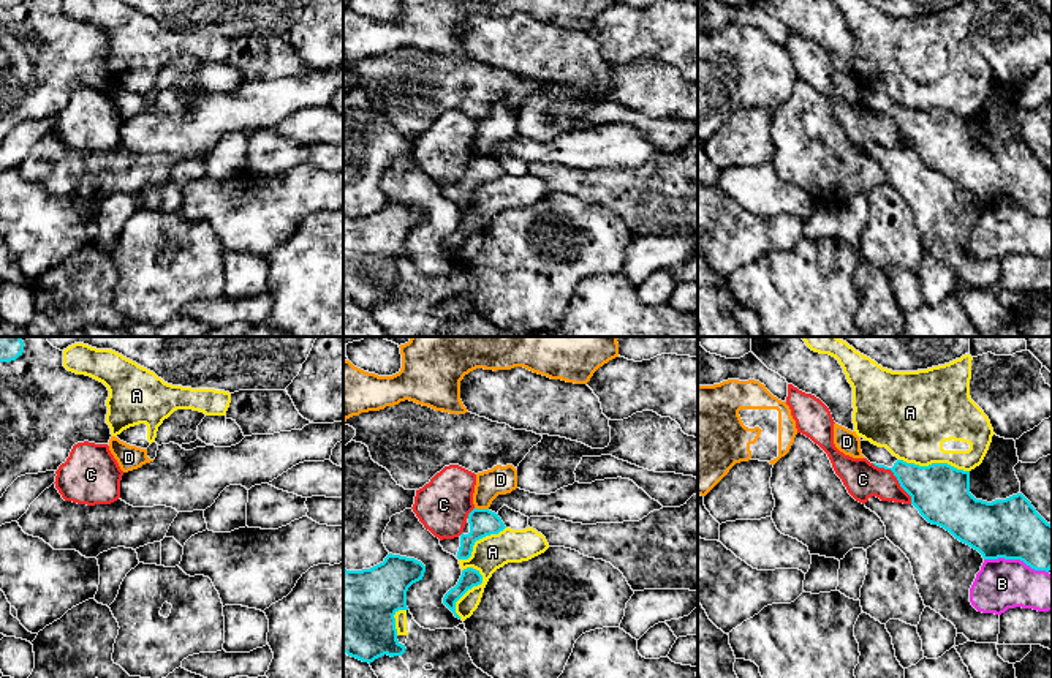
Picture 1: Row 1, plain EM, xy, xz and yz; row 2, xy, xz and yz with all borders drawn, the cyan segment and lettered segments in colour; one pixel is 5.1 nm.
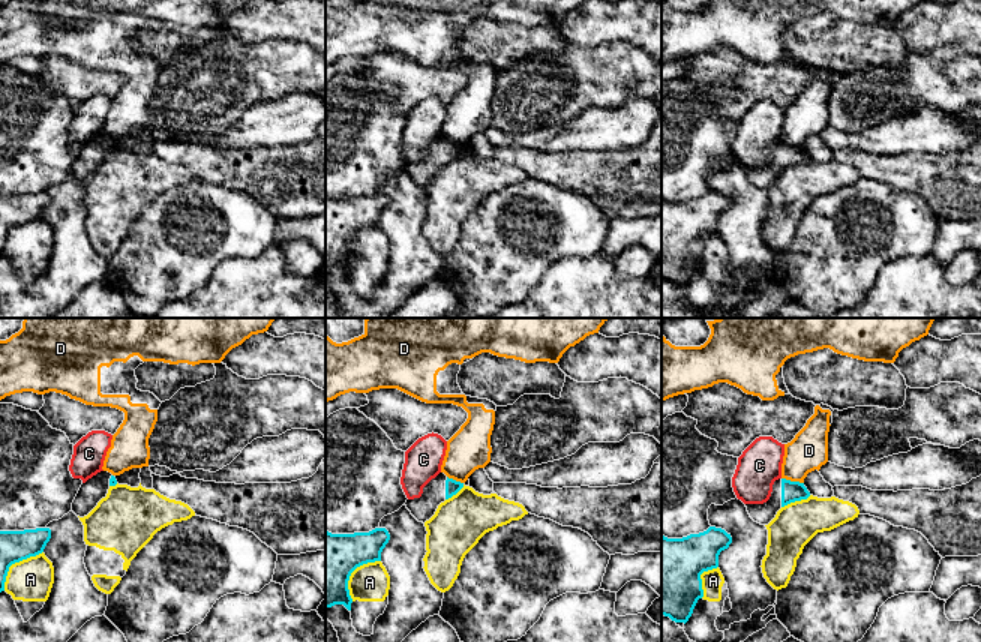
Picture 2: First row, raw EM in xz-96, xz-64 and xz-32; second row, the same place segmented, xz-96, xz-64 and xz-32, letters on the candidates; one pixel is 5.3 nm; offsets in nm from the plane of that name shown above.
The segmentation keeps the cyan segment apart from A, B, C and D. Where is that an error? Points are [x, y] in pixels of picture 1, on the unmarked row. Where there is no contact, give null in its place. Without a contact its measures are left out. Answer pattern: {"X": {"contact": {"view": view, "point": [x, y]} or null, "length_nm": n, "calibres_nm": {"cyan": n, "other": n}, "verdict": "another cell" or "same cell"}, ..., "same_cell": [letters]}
{"A": {"contact": {"view": "xz", "point": [469, 234]}, "length_nm": 280, "calibres_nm": {"cyan": 100, "other": 180}, "verdict": "another cell"}, "B": {"contact": {"view": "yz", "point": [1016, 204]}, "length_nm": 340, "calibres_nm": {"cyan": 320, "other": 260}, "verdict": "another cell"}, "C": {"contact": {"view": "yz", "point": [896, 122]}, "length_nm": 300, "calibres_nm": {"cyan": 300, "other": 190}, "verdict": "another cell"}, "D": {"contact": {"view": "xz", "point": [481, 155]}, "length_nm": 70, "calibres_nm": {"cyan": 140, "other": 140}, "verdict": "another cell"}, "same_cell": []}

